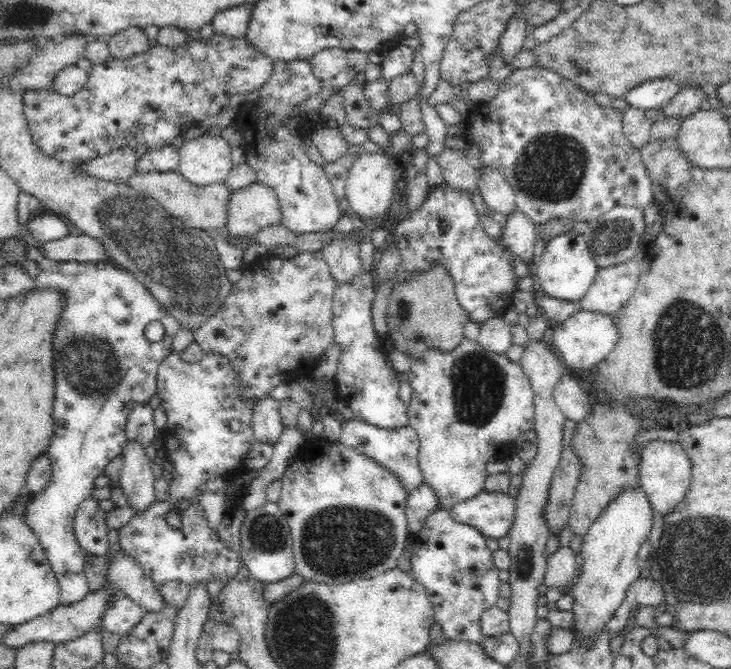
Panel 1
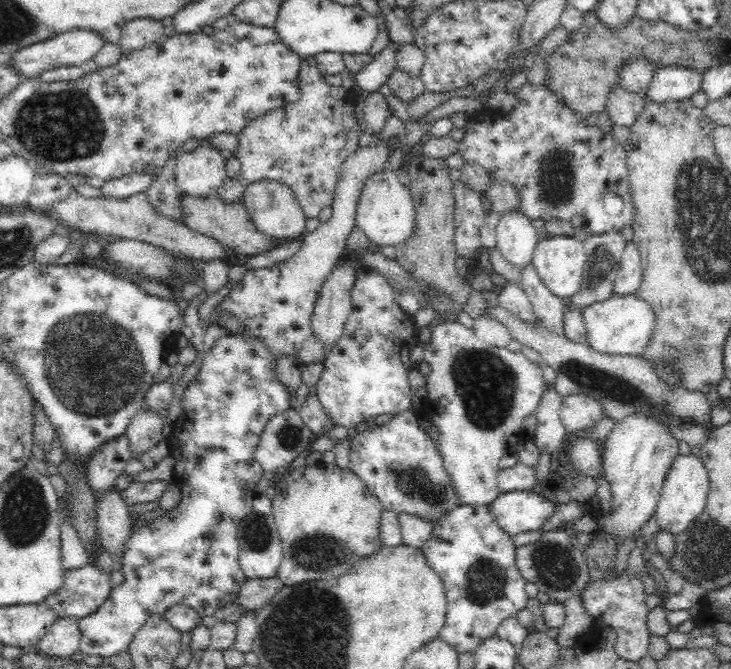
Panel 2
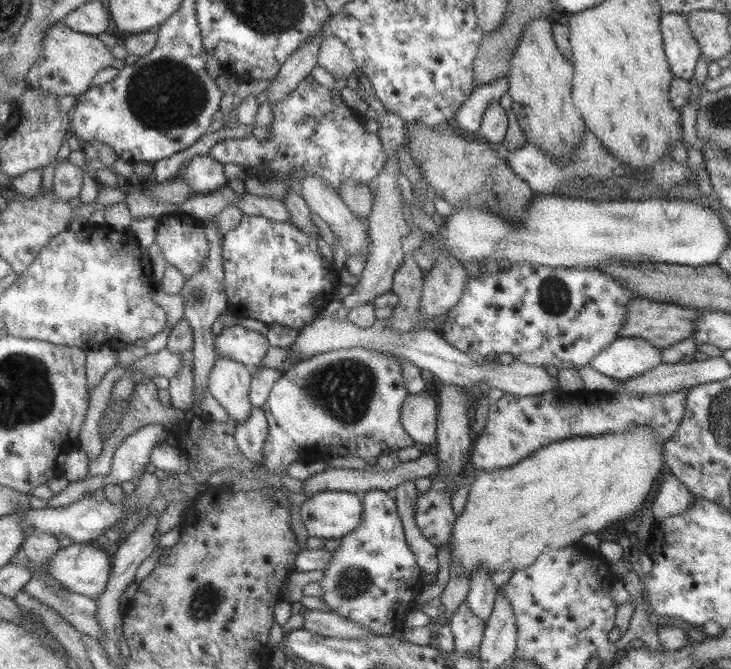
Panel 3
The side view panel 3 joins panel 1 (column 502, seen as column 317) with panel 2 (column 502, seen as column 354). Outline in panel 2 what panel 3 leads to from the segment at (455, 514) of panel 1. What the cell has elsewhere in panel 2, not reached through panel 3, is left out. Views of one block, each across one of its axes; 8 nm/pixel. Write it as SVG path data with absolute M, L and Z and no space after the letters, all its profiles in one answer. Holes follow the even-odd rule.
M539 491L502 493L490 504L490 511L510 537L528 531L538 531L555 513L557 504Z

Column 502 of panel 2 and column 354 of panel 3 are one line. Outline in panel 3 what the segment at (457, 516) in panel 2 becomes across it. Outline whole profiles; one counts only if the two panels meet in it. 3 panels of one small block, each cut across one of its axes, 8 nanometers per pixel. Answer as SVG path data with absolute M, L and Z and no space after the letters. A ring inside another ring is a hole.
M369 490L361 497L361 521L355 529L340 539L338 548L331 551L331 560L322 568L322 578L318 584L322 590L320 600L330 612L367 627L379 635L388 635L403 630L406 615L413 610L414 596L420 588L420 568L415 563L411 550L407 547L403 528L393 498L383 490Z

